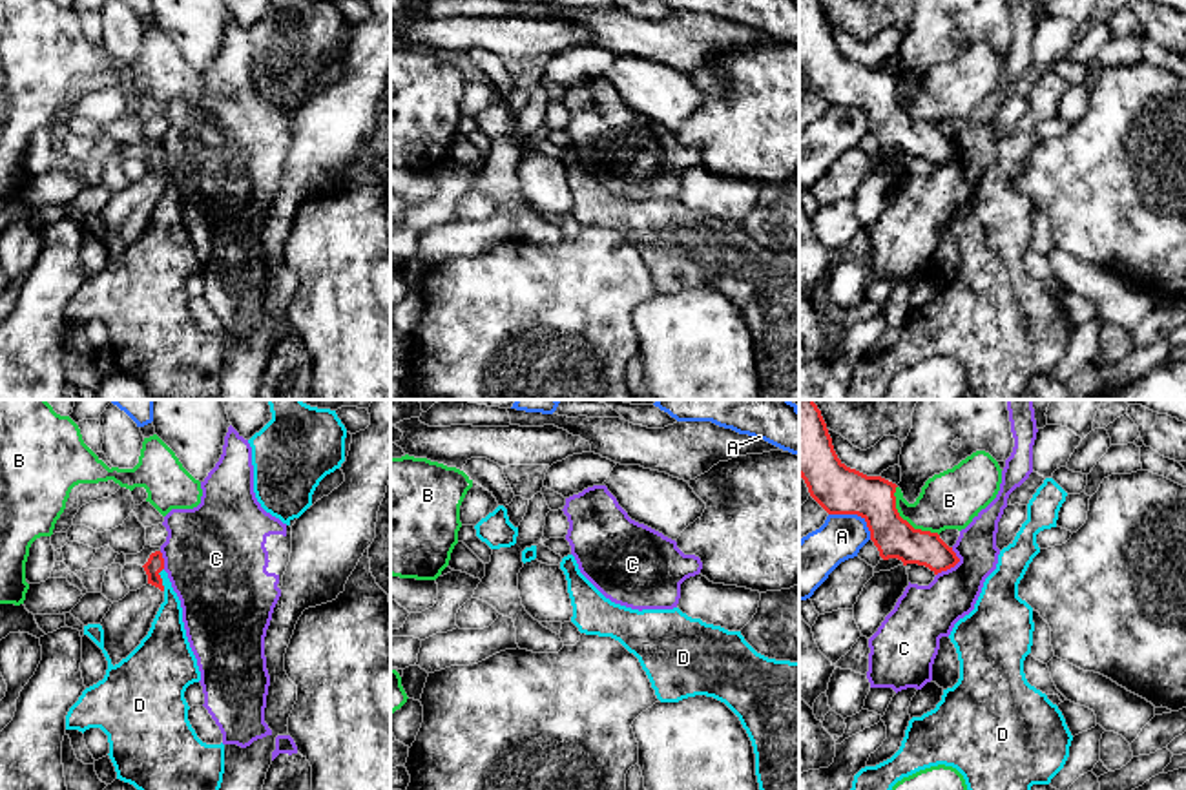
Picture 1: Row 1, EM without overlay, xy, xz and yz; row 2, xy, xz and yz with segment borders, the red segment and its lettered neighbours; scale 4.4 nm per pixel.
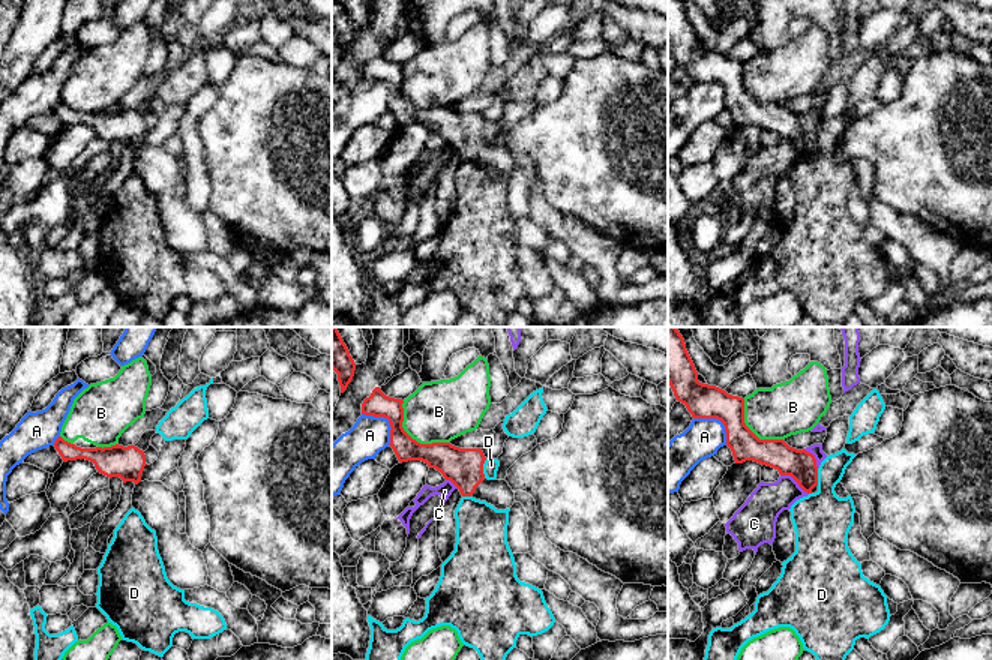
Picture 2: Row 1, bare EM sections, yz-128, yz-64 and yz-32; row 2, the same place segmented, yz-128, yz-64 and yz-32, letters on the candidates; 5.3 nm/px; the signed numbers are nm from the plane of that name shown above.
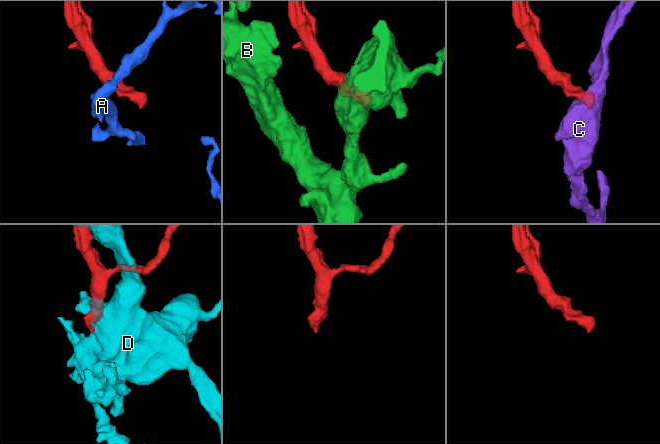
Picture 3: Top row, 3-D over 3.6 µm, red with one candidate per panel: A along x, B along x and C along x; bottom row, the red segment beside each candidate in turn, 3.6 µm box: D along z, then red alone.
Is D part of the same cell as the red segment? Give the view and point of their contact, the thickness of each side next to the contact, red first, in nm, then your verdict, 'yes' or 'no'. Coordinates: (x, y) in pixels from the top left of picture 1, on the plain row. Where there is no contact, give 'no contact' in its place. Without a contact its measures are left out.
meets red in xy at (161, 170); 80 nm thick on the red side, 160 nm on the other; no

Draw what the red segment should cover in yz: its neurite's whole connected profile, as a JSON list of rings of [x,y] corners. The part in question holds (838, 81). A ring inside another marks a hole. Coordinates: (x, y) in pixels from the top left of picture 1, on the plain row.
[[[799,0],[799,68],[810,88],[828,106],[858,106],[867,113],[870,131],[883,151],[898,150],[907,155],[929,159],[934,166],[954,159],[960,150],[938,124],[914,120],[896,100],[896,75],[881,68],[867,68],[847,58],[836,46],[832,29],[819,0]]]

